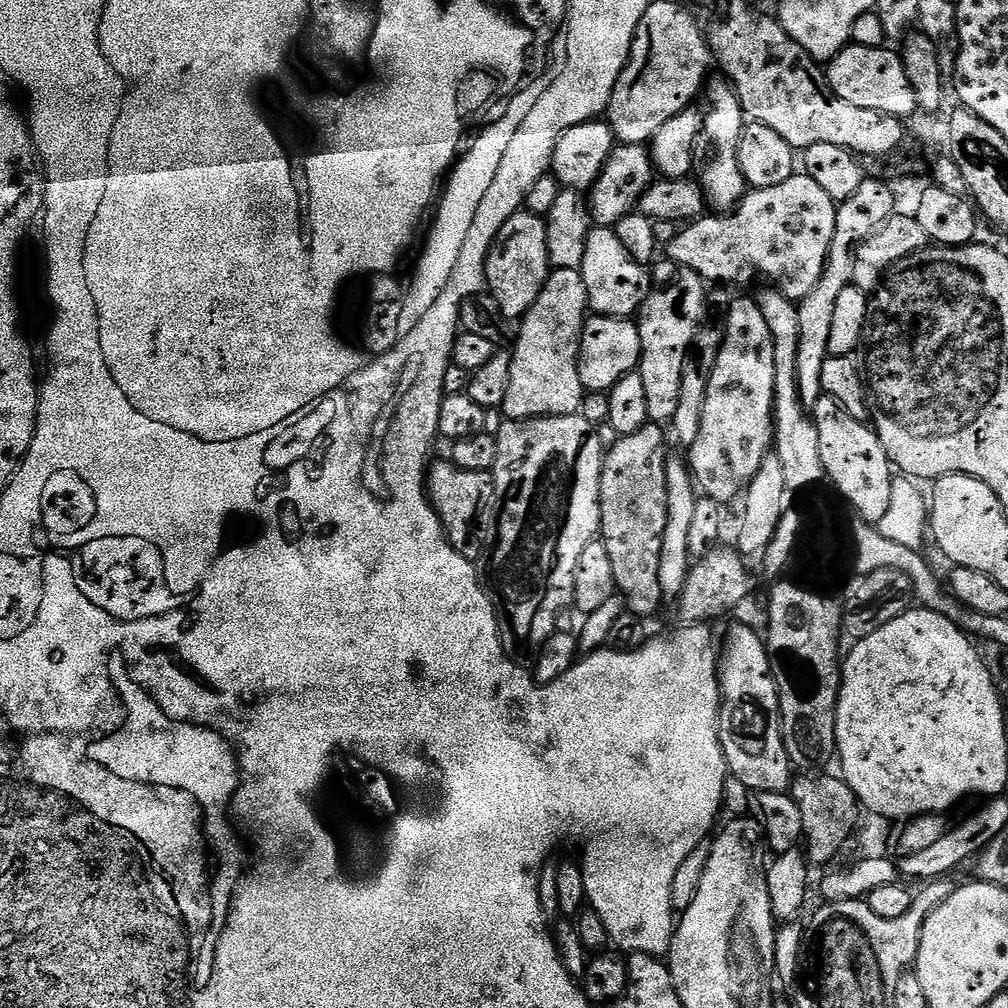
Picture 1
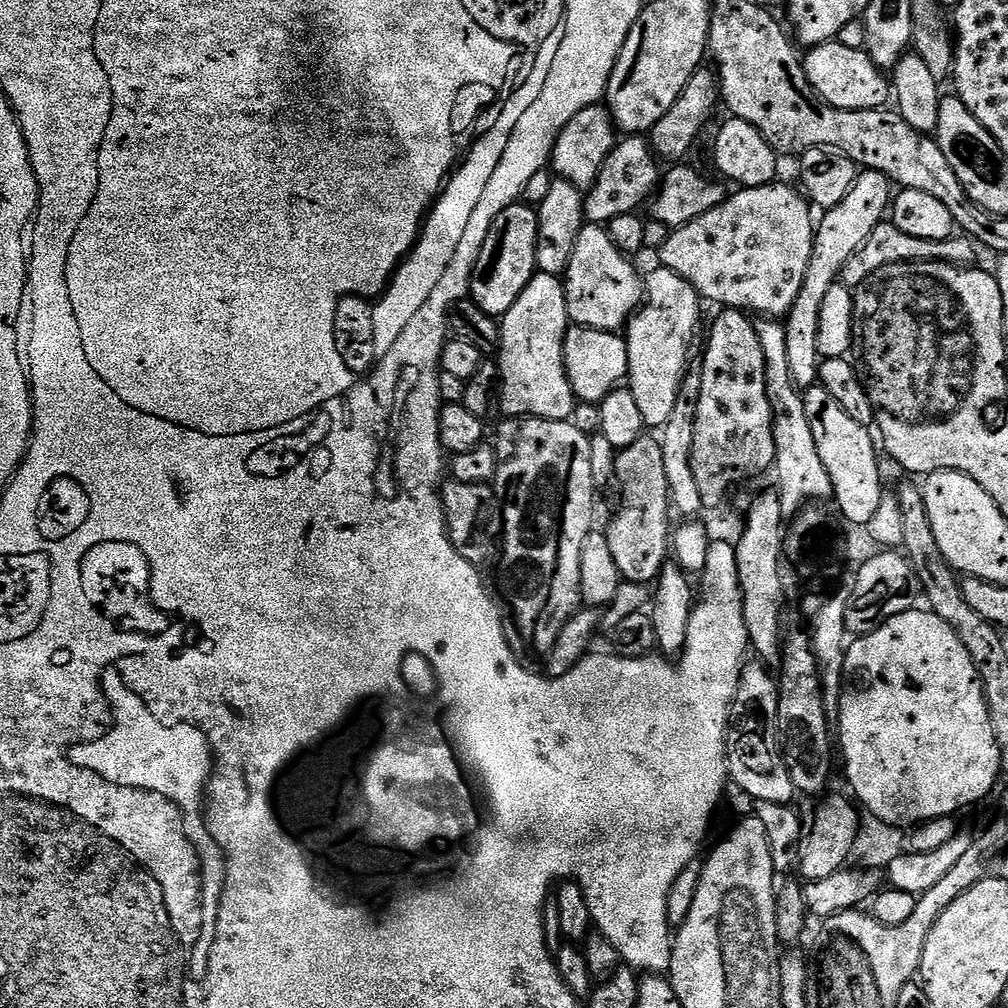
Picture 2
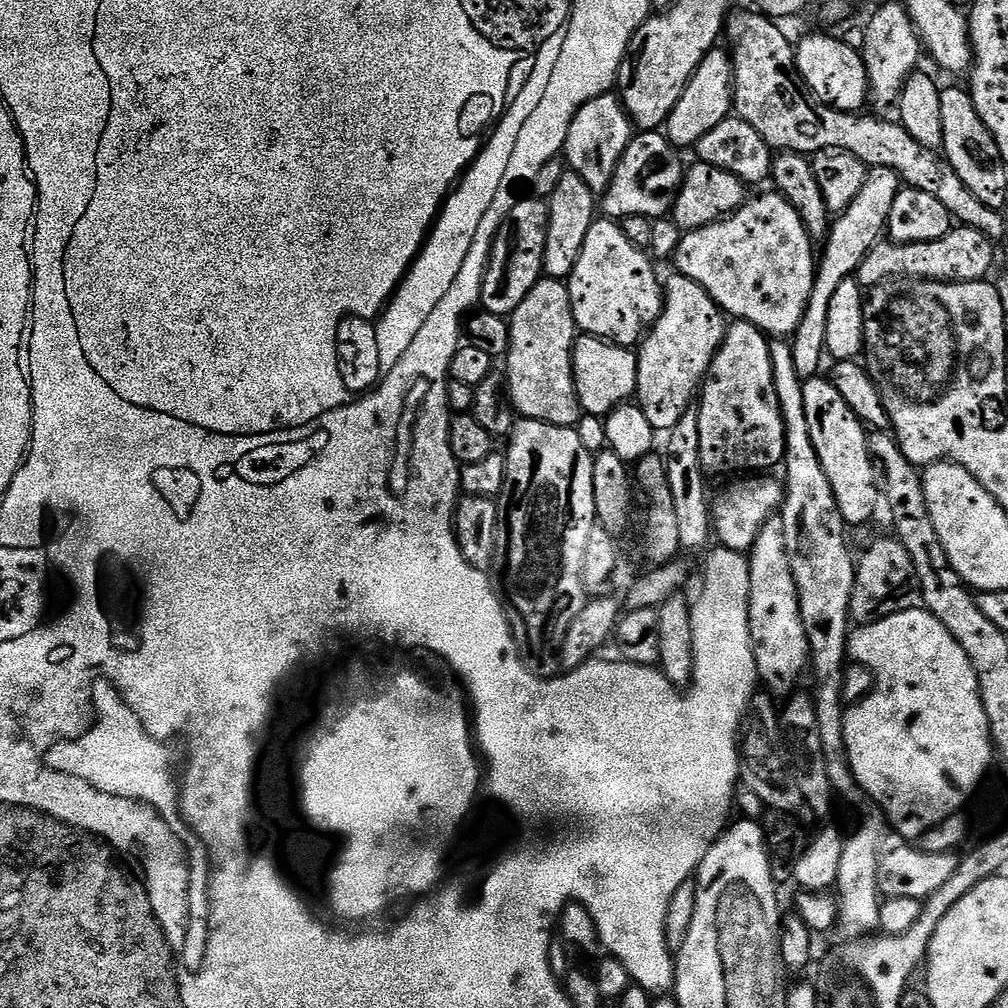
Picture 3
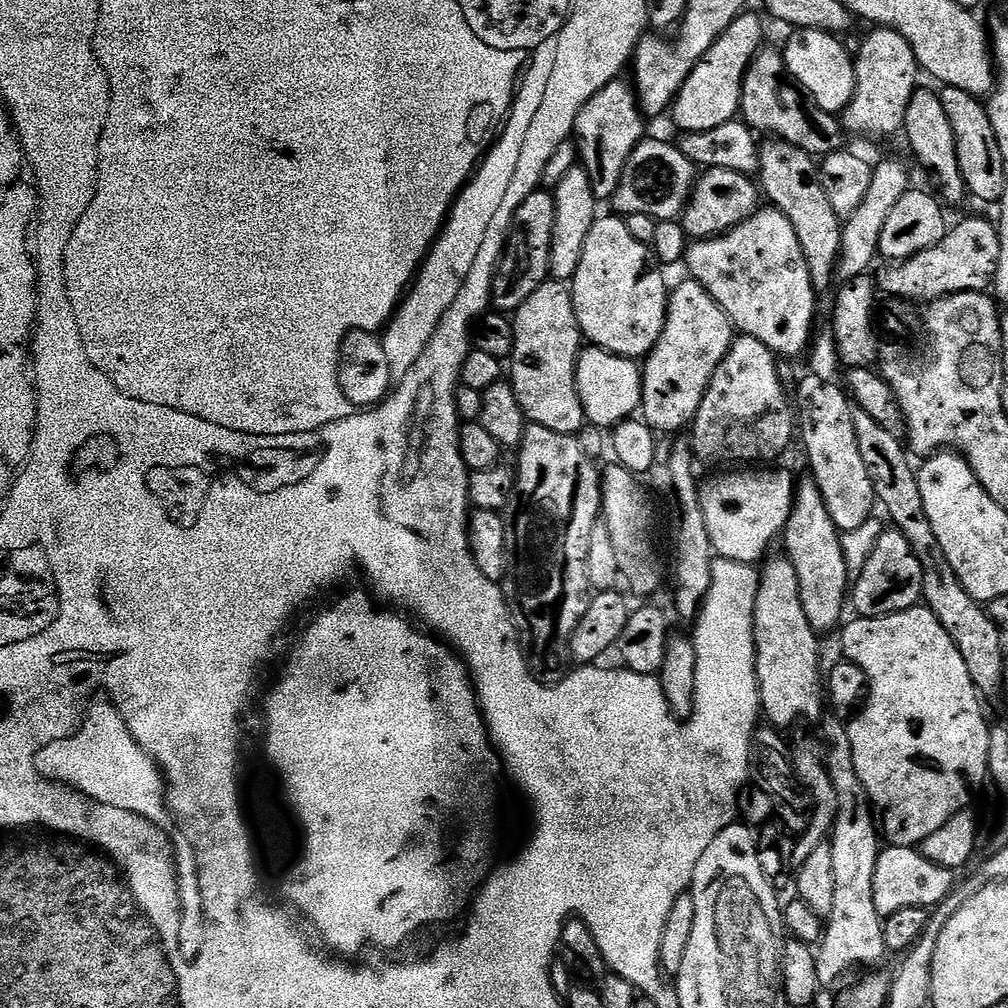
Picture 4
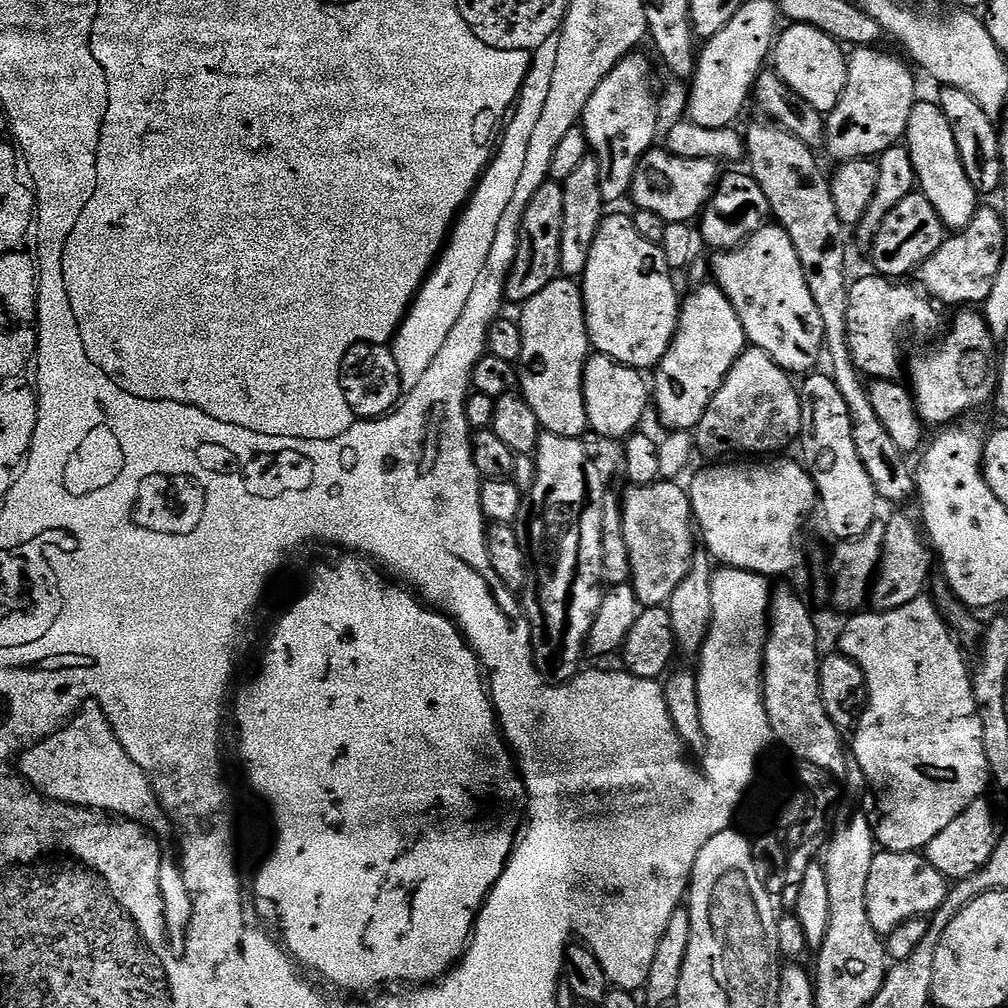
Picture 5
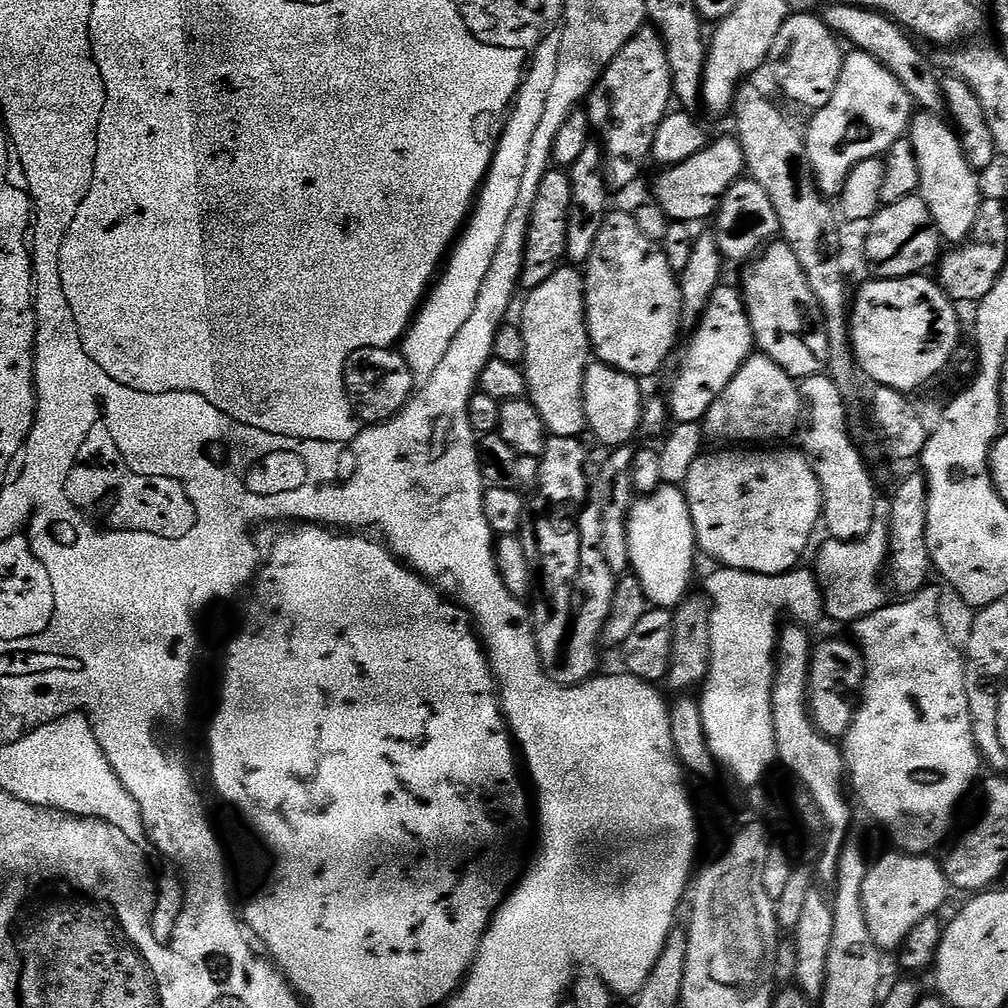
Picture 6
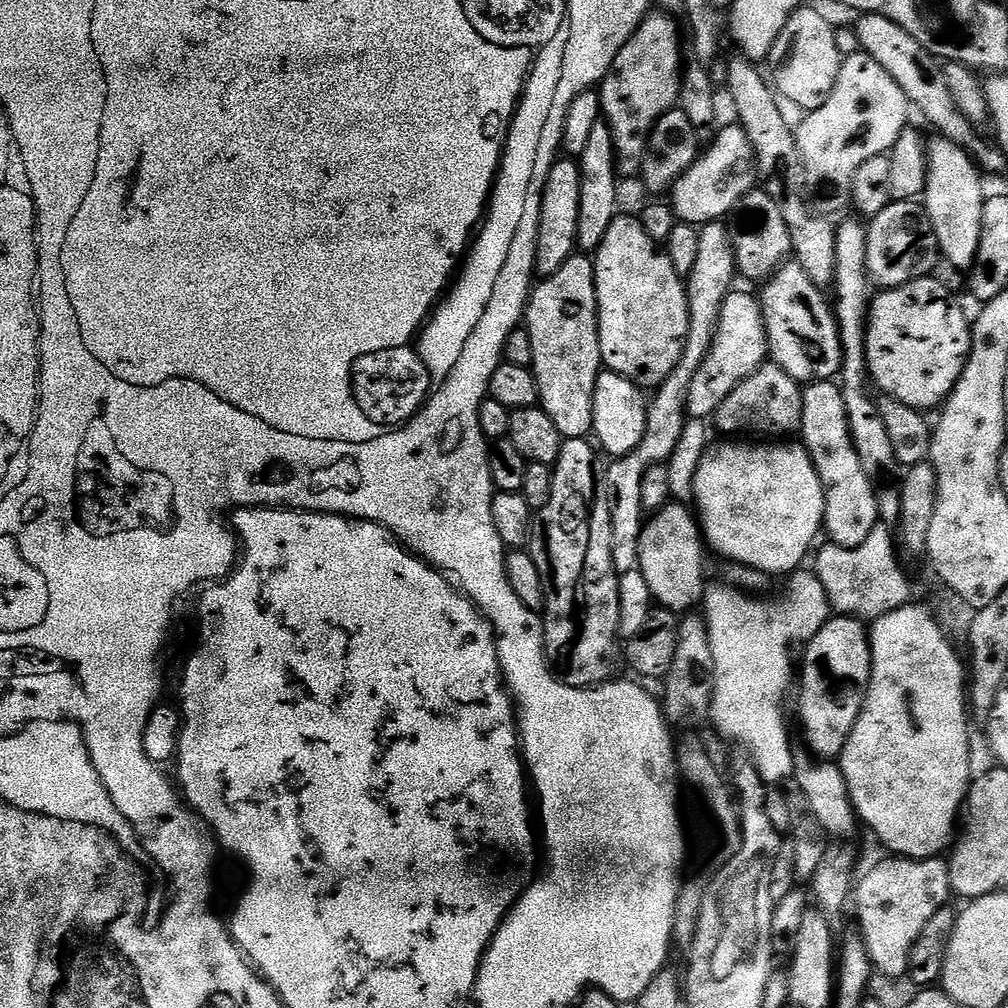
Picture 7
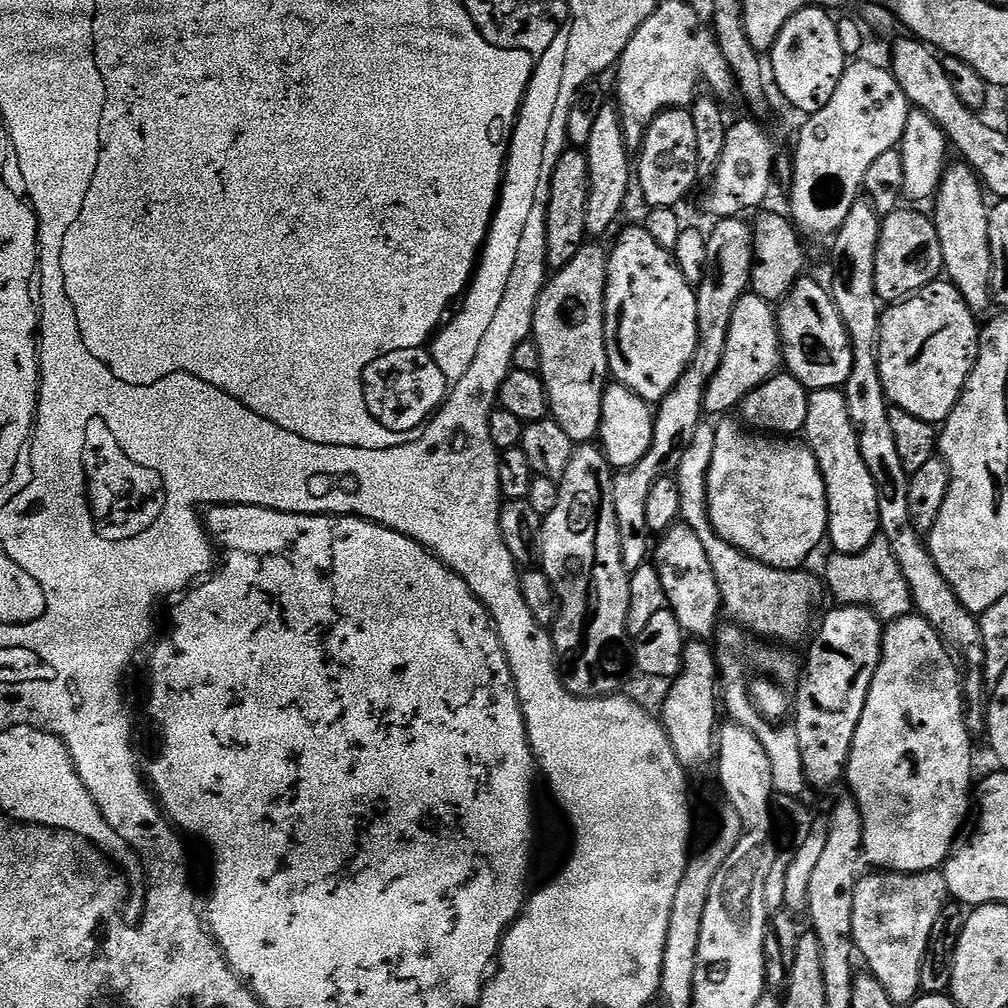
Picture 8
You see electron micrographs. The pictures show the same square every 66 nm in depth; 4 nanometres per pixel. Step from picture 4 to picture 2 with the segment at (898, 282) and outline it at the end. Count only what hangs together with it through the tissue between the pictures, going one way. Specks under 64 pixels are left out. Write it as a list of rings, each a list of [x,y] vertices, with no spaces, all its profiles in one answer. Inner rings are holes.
[[[885,222],[878,225],[874,234],[870,234],[864,247],[848,259],[846,266],[840,270],[839,283],[845,284],[850,290],[856,290],[856,287],[871,272],[878,271],[880,267],[881,271],[885,267],[886,261],[888,264],[905,262],[913,264],[919,260],[941,260],[947,264],[972,266],[977,263],[976,250],[978,251],[977,245],[964,234],[956,234],[946,240],[923,240],[922,238],[910,238],[910,234],[902,234],[891,222]]]

